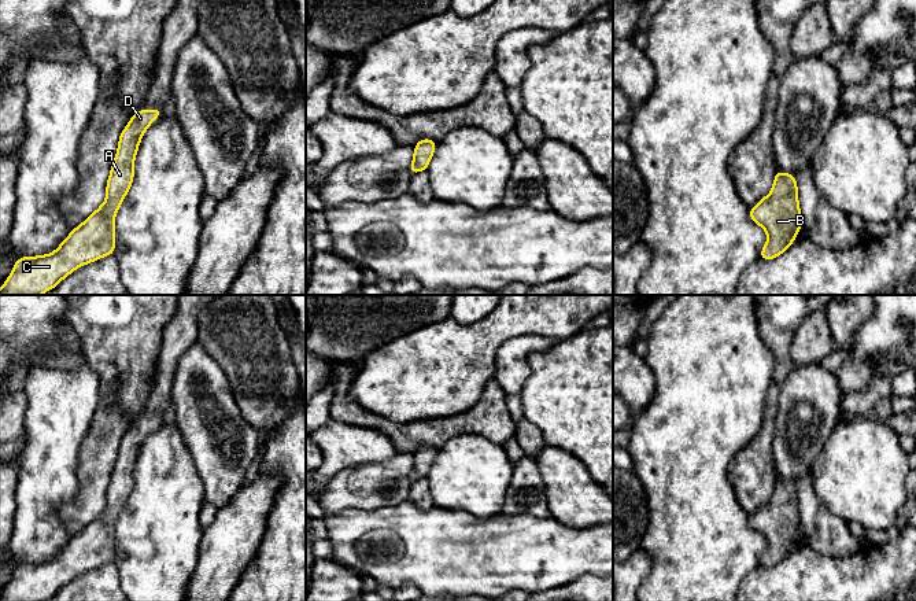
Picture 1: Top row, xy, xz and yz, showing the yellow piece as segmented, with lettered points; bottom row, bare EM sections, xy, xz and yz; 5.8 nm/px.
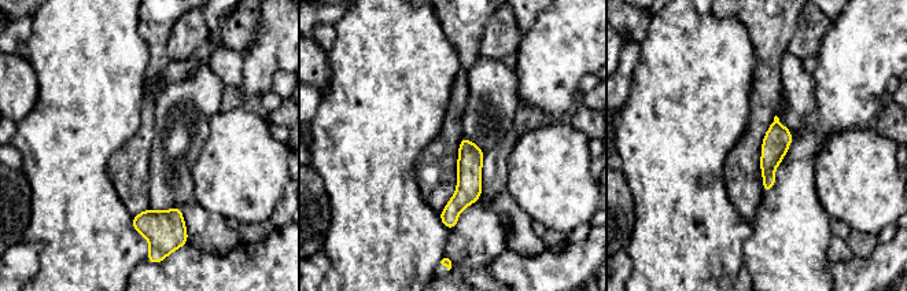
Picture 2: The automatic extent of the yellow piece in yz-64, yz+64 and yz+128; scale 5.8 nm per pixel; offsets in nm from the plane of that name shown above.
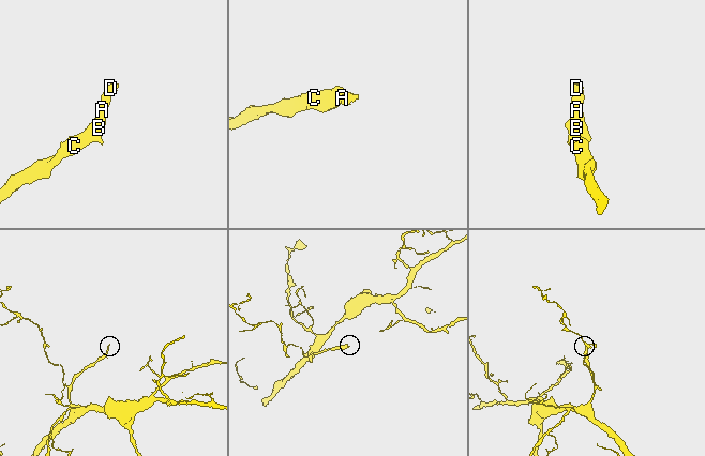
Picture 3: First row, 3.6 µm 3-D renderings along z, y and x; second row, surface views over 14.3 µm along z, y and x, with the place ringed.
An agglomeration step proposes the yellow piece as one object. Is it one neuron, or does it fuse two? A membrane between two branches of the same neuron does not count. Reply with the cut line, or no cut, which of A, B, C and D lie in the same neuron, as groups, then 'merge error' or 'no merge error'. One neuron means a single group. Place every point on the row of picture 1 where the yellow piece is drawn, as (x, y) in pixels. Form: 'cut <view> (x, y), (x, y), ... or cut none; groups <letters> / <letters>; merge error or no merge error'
cut none; groups A B C D; no merge error

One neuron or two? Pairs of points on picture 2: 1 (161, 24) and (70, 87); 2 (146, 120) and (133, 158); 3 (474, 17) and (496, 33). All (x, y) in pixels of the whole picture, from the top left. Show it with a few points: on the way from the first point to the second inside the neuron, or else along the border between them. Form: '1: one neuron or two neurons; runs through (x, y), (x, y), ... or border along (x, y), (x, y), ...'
1: two neurons; border along (137, 14), (137, 32), (148, 47), (147, 67)
2: one neuron; runs through (146, 129), (137, 148)
3: two neurons; border along (491, 14), (480, 39), (478, 55)

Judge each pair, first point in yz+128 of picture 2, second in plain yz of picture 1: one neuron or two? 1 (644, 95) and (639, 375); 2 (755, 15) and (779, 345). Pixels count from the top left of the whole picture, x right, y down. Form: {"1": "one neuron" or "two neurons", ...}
{"1": "two neurons", "2": "one neuron"}

